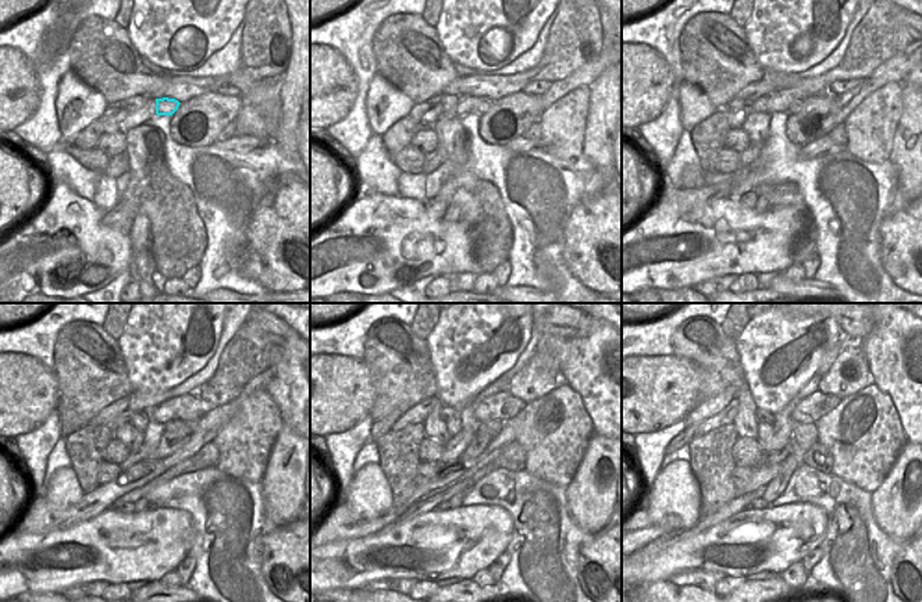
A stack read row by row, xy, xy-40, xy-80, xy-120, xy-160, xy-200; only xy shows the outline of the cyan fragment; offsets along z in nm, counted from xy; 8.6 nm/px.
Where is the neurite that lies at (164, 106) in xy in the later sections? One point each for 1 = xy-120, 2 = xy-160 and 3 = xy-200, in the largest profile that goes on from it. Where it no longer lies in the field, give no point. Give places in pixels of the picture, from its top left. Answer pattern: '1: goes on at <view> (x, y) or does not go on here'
1: goes on at xy-120 (181, 428)
2: goes on at xy-160 (490, 430)
3: goes on at xy-200 (805, 434)

